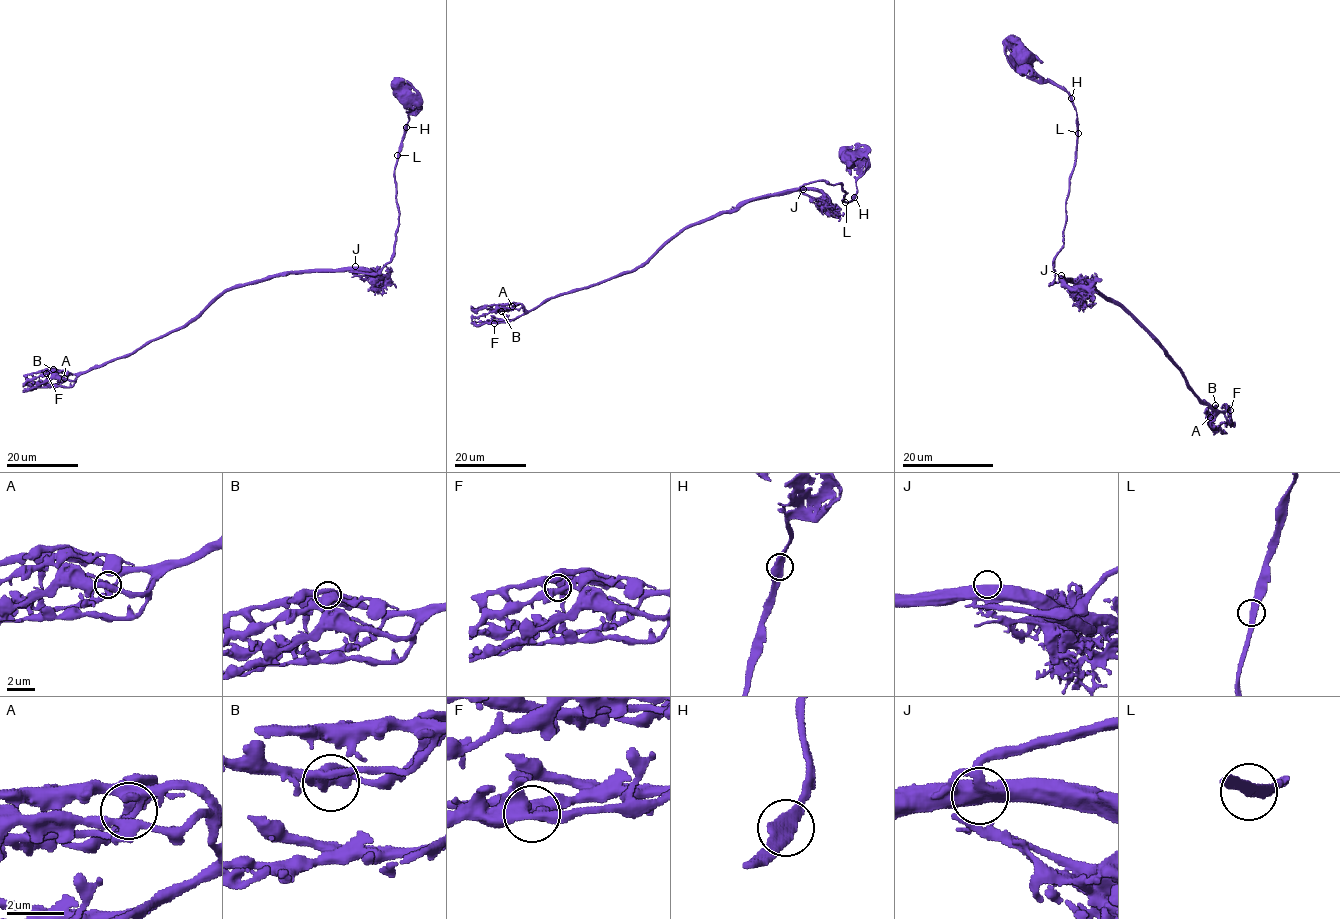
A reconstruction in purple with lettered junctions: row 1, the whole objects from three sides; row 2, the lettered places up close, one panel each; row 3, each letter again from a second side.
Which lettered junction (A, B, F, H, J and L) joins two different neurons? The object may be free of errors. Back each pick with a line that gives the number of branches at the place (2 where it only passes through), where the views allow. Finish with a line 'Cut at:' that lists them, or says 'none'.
Cut at: none

